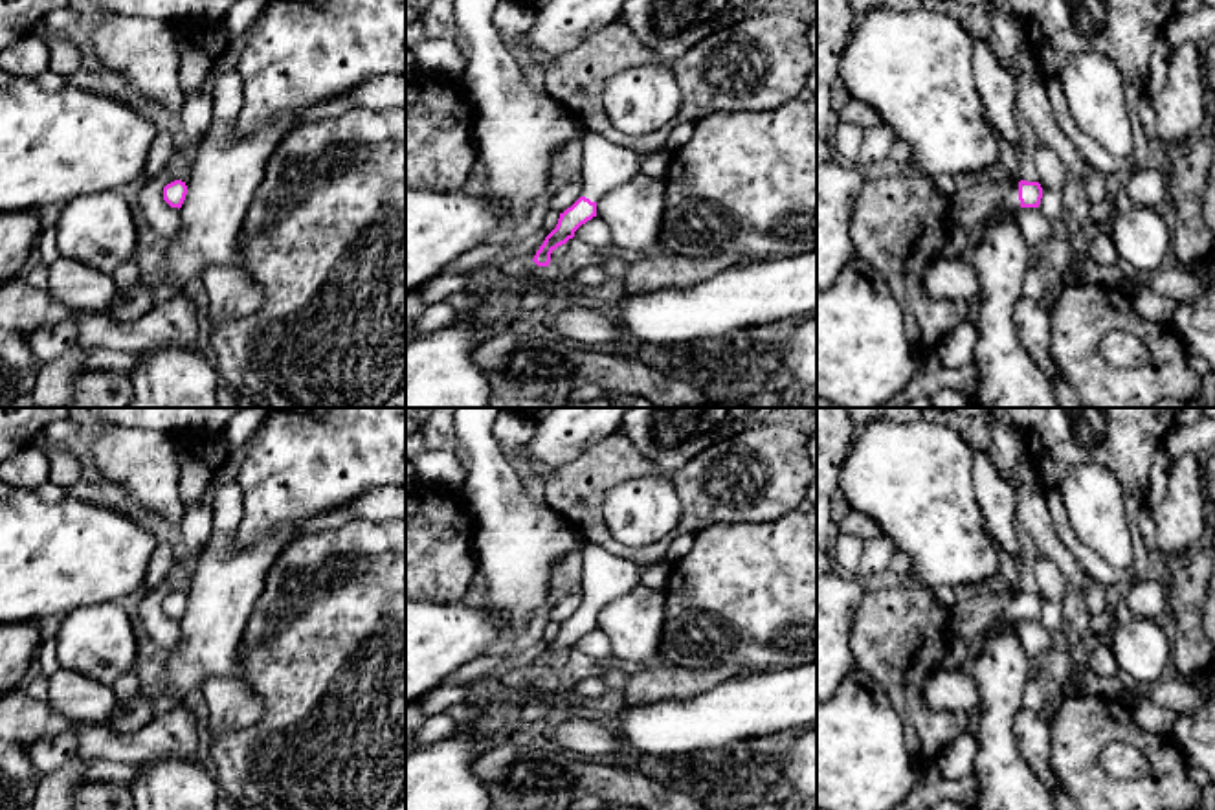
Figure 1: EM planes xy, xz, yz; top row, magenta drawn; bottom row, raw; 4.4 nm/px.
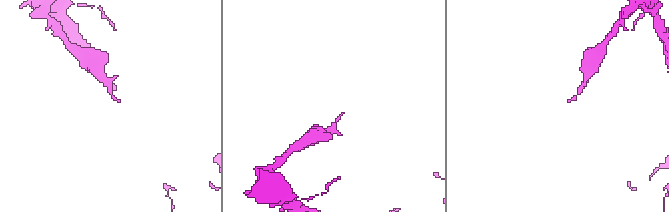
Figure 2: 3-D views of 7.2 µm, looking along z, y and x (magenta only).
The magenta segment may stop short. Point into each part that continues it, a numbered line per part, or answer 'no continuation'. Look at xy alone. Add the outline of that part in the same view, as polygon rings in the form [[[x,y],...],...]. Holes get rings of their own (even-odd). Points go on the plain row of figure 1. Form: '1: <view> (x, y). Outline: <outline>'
no continuation

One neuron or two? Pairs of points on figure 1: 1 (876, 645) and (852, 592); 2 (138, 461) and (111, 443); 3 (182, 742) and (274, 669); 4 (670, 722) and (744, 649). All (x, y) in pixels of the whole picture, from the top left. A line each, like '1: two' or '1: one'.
1: two
2: one
3: two
4: two

